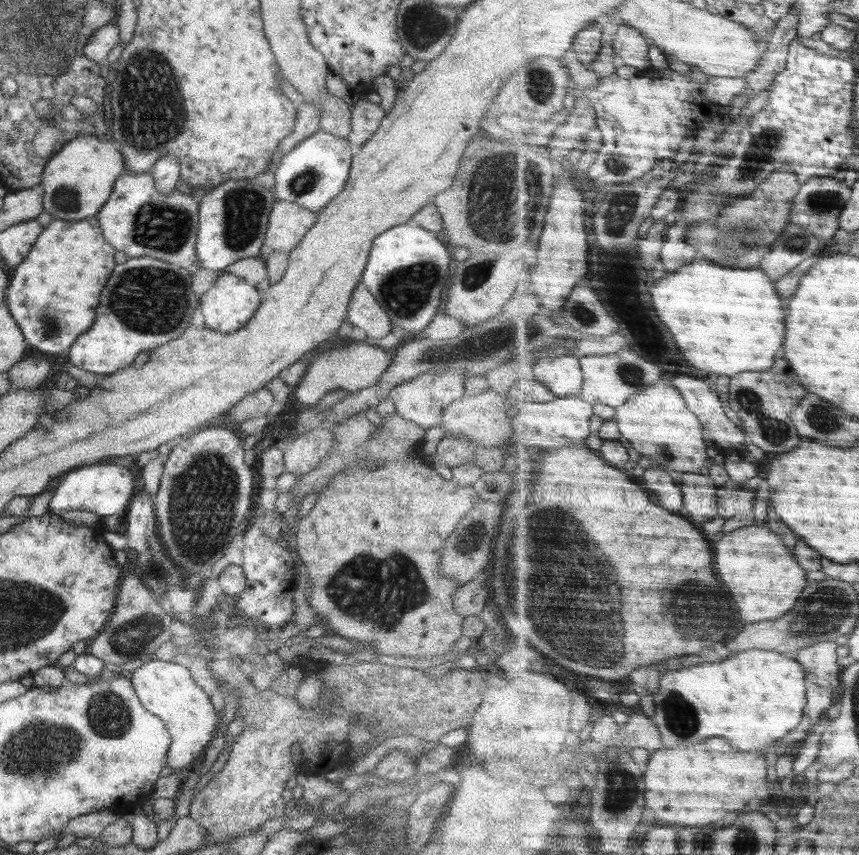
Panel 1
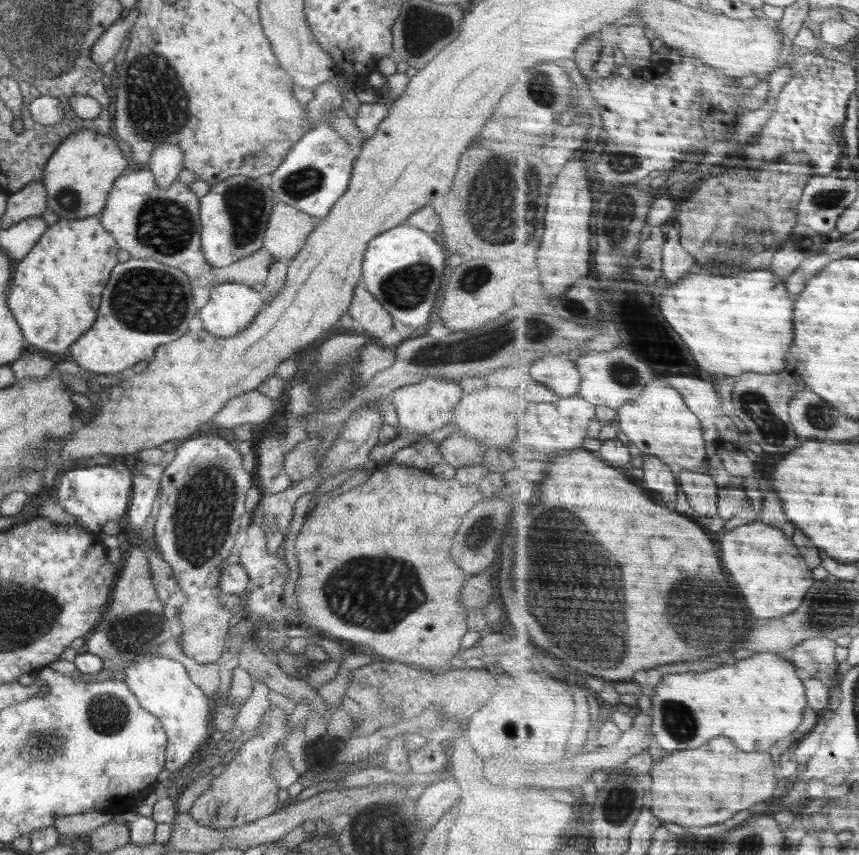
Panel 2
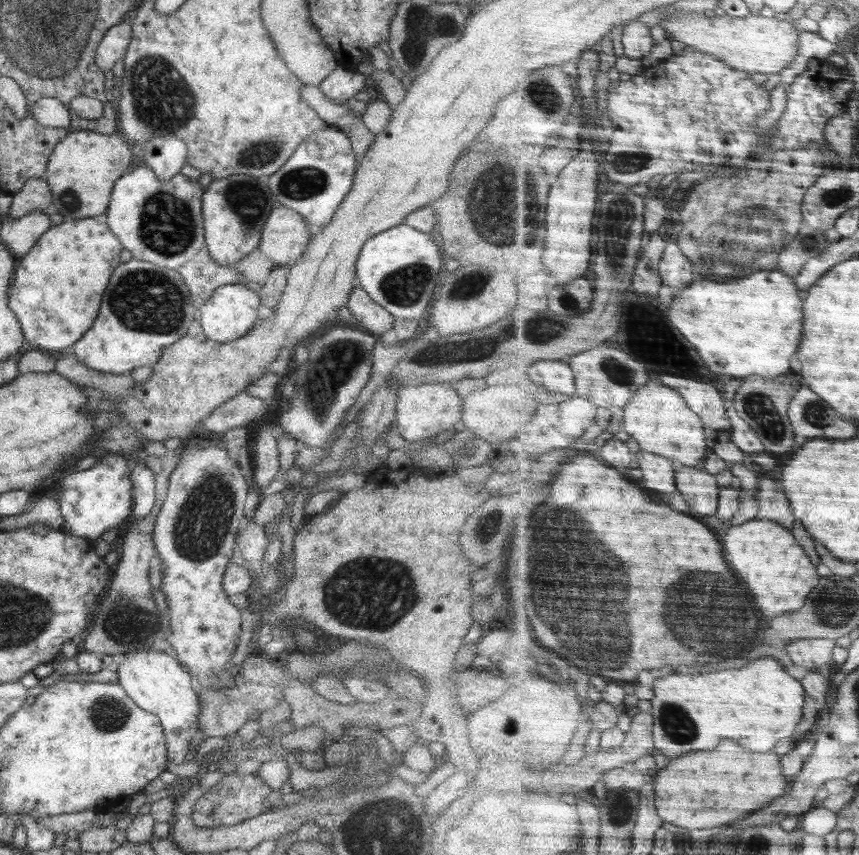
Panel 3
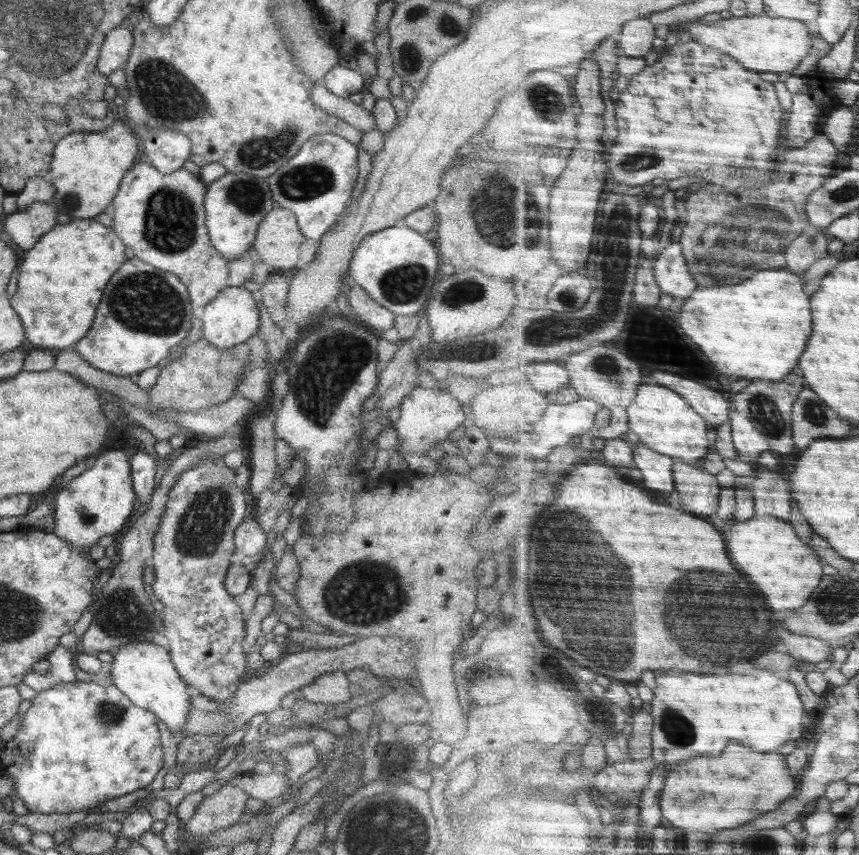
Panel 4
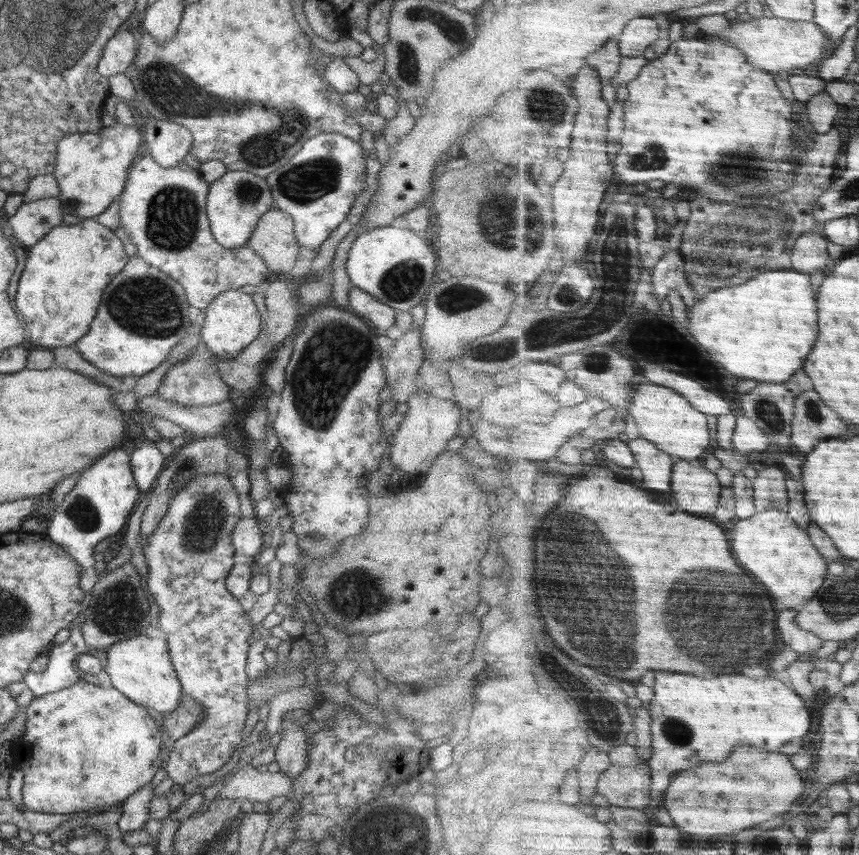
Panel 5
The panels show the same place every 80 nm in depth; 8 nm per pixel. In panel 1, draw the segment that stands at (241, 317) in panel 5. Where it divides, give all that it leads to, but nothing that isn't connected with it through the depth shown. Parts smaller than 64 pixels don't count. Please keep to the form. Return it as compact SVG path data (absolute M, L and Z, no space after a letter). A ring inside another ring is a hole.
M222 273L203 294L199 309L208 328L230 334L245 326L261 301L256 287L236 275Z

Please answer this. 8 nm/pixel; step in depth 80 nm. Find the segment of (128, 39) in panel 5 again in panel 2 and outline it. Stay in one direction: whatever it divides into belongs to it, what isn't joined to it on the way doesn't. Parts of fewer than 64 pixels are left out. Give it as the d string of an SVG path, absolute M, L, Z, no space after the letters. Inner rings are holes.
M138 1L132 10L125 13L98 37L98 40L92 45L90 58L100 66L110 62L120 50L120 46L124 44L126 35L136 23L137 17Z

